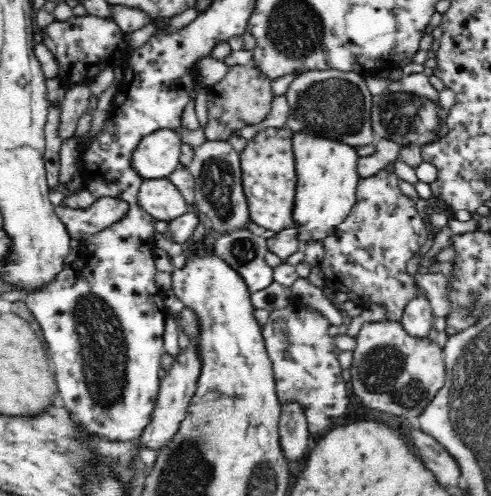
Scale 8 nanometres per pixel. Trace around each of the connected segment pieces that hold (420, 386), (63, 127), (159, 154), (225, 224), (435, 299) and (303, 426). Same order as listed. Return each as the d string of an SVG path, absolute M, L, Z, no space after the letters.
M366 321L356 338L354 357L349 368L352 391L356 398L374 410L394 416L414 418L428 406L445 384L446 367L443 350L427 336L410 336L400 322Z
M87 84L66 87L66 95L61 103L61 122L58 137L62 141L75 137L76 124L86 112L93 95Z
M163 128L146 136L132 156L132 167L142 179L166 178L179 166L181 156L181 136L175 129Z
M206 140L194 149L194 157L187 166L195 180L195 202L211 221L213 229L224 234L236 229L247 229L251 222L250 210L243 191L241 154L227 141Z
M420 273L412 275L416 285L427 295L433 315L445 317L450 312L447 297L447 278L443 273Z
M300 403L281 404L279 439L282 453L288 460L298 460L302 454L306 454L308 448L310 434L304 410Z

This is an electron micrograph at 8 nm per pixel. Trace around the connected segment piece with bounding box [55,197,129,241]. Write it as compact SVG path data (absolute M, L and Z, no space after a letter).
M102 197L87 210L74 210L59 205L55 208L55 214L66 225L71 238L80 241L96 236L100 231L108 230L118 220L124 220L128 208L127 203L116 197Z

